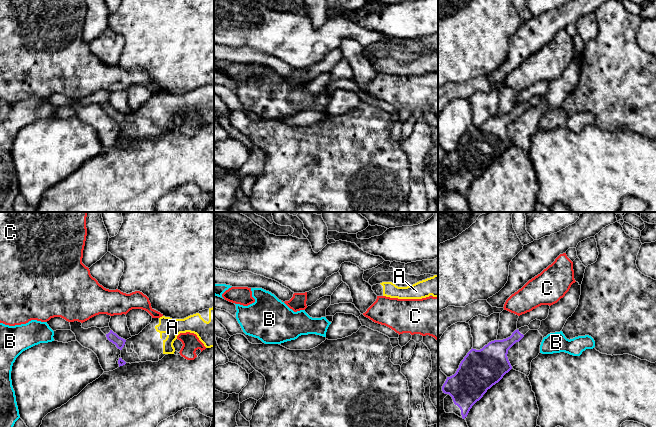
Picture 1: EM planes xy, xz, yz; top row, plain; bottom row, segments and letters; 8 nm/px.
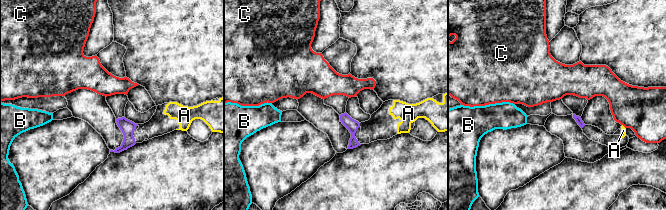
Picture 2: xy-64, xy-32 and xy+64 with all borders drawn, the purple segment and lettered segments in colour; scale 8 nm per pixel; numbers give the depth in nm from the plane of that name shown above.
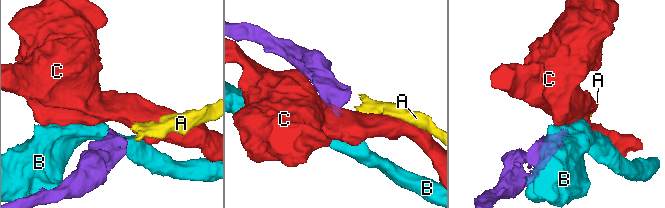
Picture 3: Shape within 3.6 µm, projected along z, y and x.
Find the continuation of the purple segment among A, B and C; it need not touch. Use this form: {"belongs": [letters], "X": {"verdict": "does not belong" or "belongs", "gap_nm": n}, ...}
{"belongs": ["A"], "A": {"verdict": "belongs", "gap_nm": 260}, "B": {"verdict": "does not belong", "gap_nm": 150}, "C": {"verdict": "does not belong", "gap_nm": 110}}

